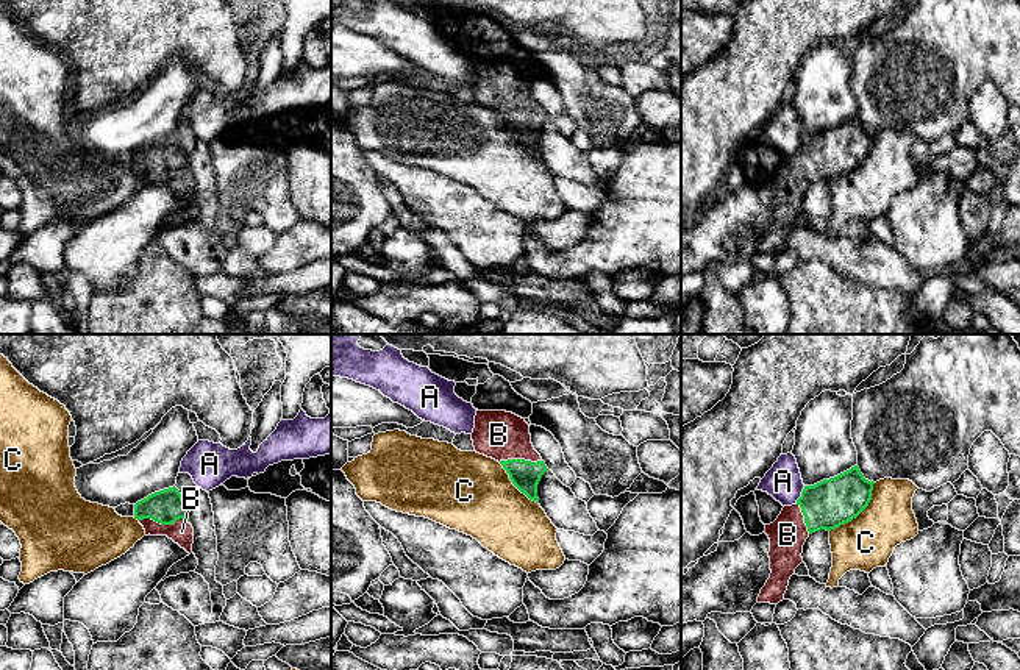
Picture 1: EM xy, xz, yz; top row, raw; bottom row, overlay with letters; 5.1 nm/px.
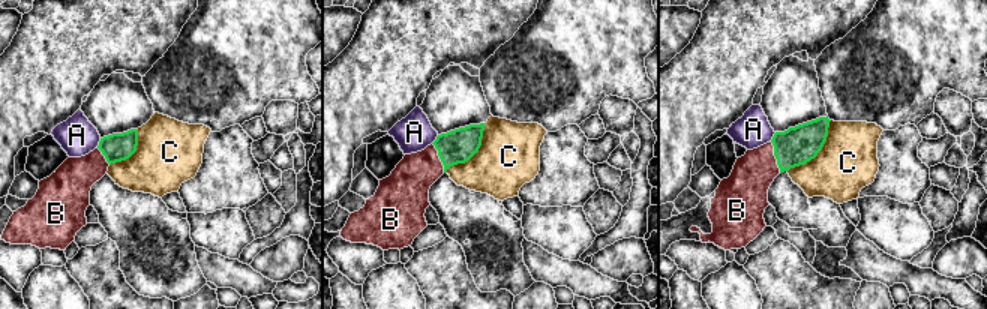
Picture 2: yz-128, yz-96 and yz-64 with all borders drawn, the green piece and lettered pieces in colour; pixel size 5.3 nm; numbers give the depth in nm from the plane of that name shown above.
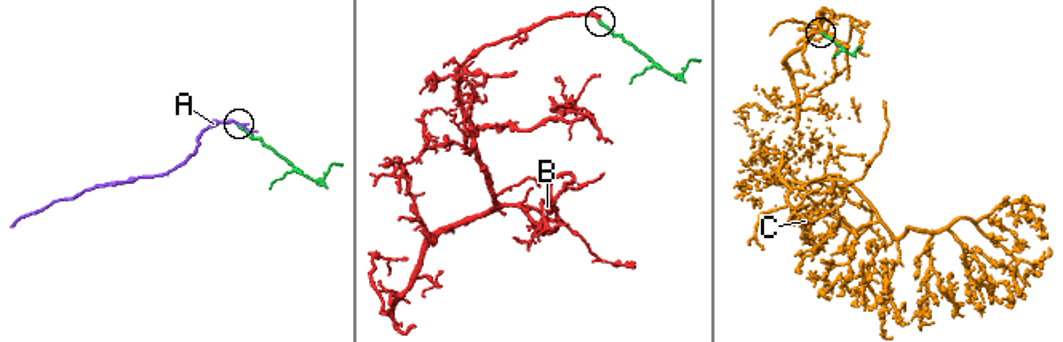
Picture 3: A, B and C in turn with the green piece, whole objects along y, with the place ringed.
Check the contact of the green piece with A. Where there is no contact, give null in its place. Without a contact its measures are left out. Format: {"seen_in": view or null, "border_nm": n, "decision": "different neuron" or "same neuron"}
{"seen_in": "yz", "border_nm": 100, "decision": "different neuron"}

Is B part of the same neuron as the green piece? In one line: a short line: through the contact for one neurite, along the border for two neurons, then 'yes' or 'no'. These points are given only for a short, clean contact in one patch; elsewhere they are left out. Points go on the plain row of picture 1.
xy (166, 156), (164, 174), (174, 174), (181, 181) | yes

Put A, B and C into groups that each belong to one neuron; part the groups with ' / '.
A / B / C

